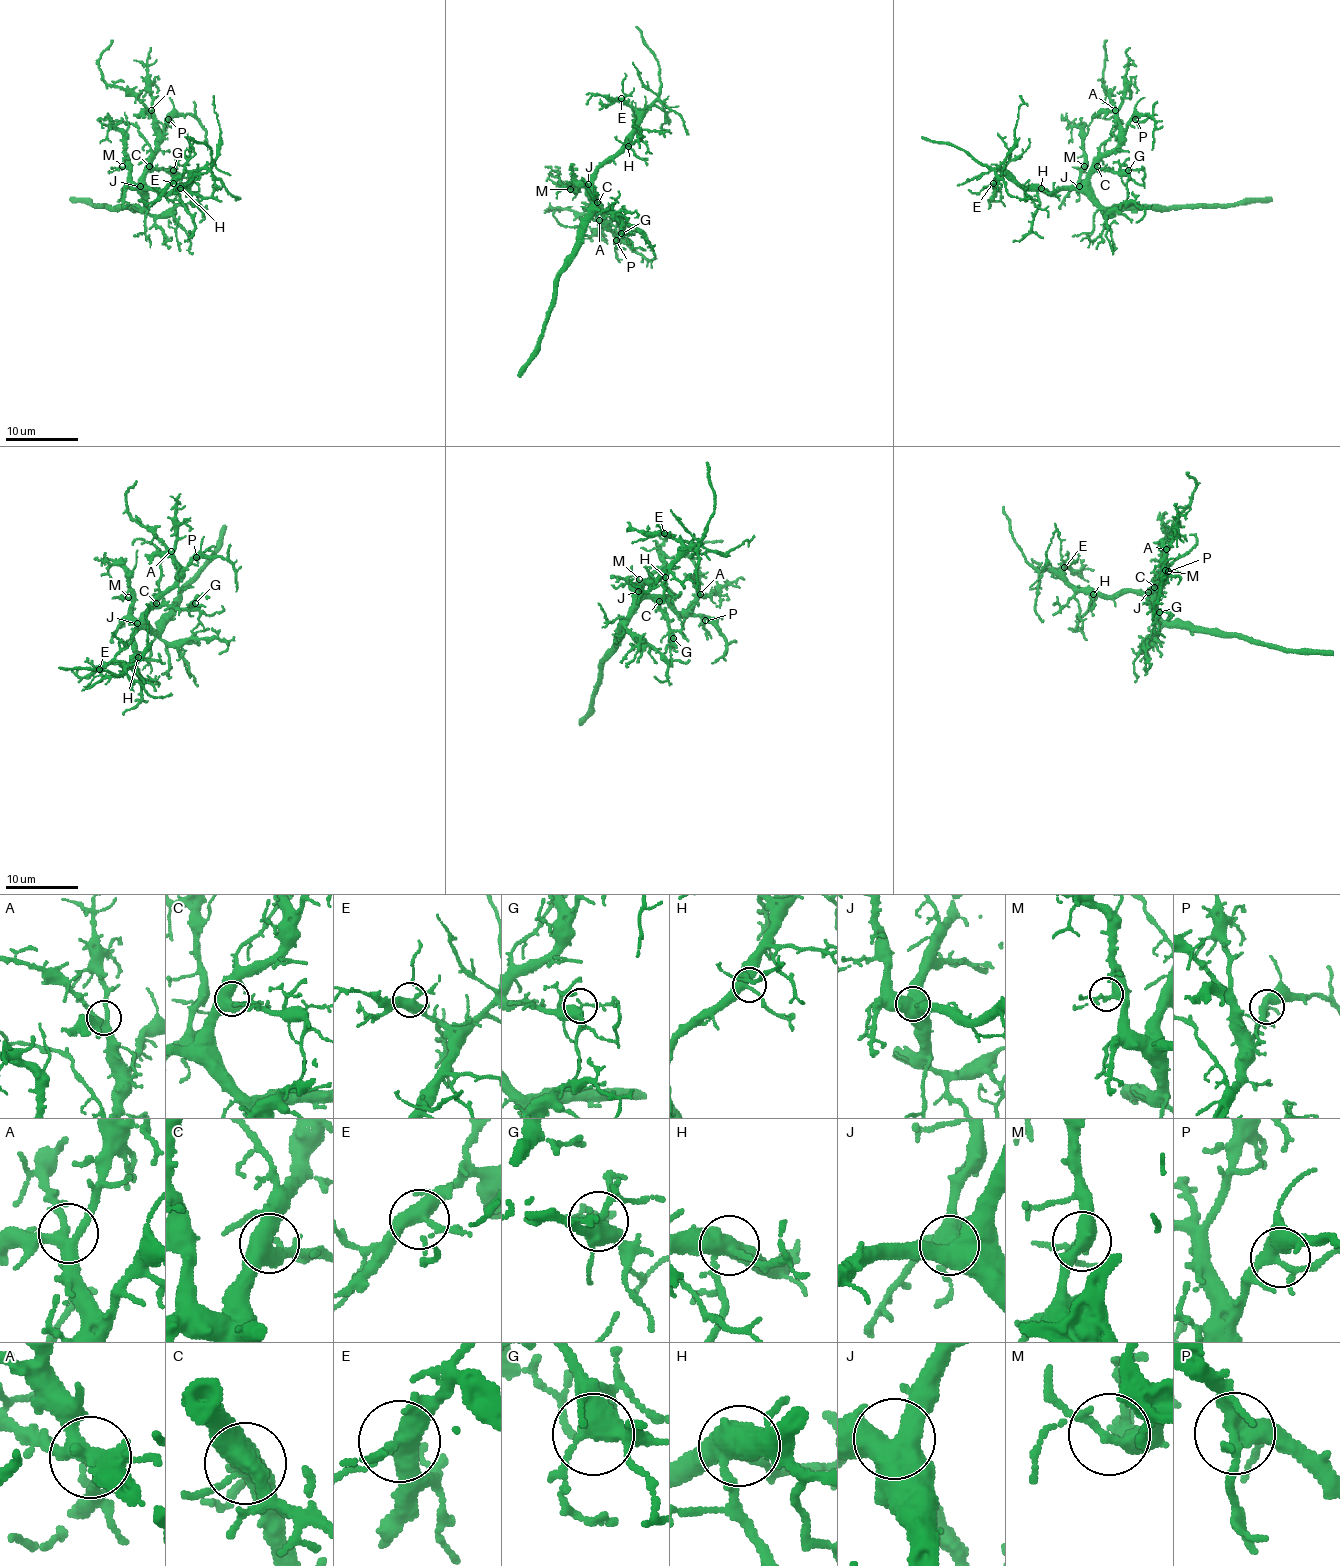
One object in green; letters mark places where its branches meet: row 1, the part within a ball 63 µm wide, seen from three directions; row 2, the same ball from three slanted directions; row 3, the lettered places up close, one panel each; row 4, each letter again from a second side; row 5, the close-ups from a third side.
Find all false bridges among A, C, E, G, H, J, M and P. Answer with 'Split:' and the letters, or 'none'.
Split: none

